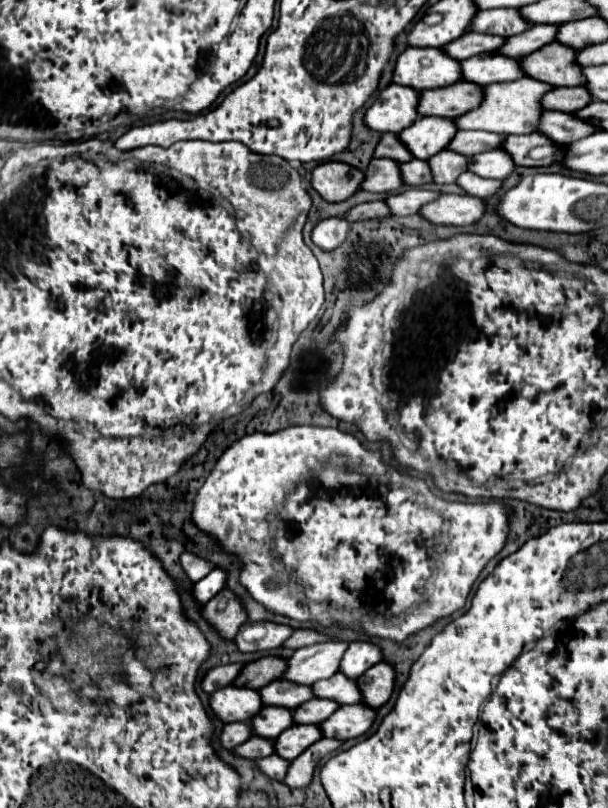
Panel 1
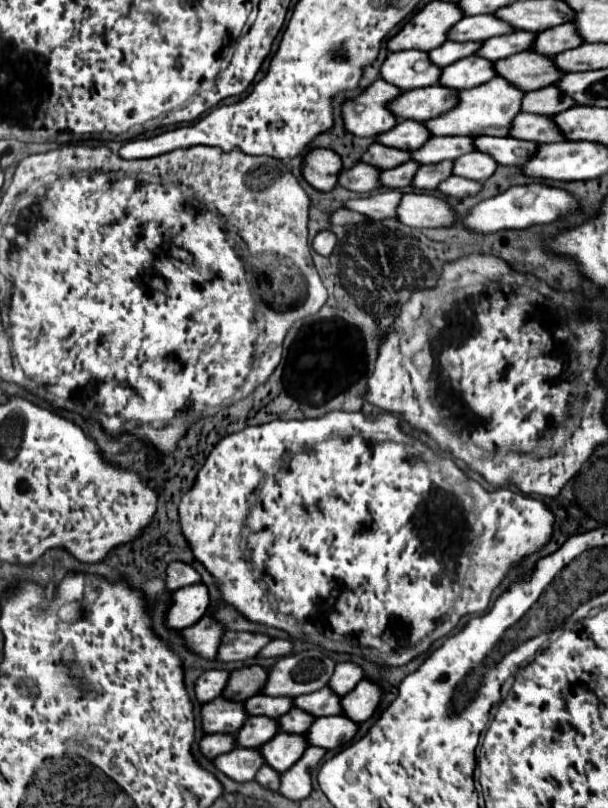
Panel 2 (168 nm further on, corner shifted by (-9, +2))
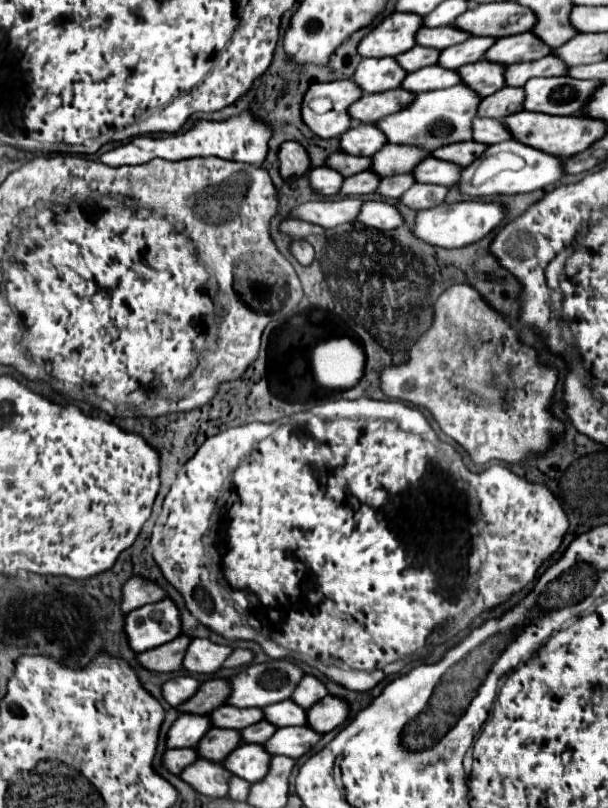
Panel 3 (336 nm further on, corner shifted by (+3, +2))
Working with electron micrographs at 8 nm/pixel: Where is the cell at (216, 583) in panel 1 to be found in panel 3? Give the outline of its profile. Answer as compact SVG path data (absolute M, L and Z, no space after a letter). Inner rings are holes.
M165 597L159 603L149 603L131 611L125 617L125 633L135 653L159 647L181 633L181 613L177 605Z

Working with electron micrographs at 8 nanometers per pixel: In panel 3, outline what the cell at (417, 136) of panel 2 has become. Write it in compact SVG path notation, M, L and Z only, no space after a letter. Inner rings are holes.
M357 123L345 135L341 135L341 151L351 155L375 155L385 143L385 133L375 125Z

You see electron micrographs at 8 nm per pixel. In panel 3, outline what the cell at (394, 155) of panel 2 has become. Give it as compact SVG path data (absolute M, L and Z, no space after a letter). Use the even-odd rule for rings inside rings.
M333 153L329 159L327 159L327 167L331 167L331 169L335 169L335 171L339 171L341 175L345 175L345 177L351 177L351 175L357 175L359 171L365 171L365 169L369 169L369 163L373 163L371 161L371 157L359 157L359 155L345 155L345 153Z

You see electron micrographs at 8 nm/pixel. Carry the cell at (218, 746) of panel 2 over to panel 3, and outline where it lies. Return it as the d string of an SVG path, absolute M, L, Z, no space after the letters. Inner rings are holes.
M193 747L167 749L165 755L163 755L163 765L165 765L171 773L179 775L187 765L195 763L197 759L199 759L199 755L197 755L197 749L193 749Z

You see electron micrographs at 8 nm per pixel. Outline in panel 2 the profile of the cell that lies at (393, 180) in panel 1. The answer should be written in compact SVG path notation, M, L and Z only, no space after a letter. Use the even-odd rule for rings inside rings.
M357 163L349 169L341 169L337 185L355 193L369 193L377 189L377 167L369 167L367 163Z

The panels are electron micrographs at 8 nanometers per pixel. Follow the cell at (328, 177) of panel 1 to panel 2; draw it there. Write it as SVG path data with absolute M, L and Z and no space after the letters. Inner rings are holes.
M311 149L303 159L301 175L317 191L331 191L337 185L337 175L343 169L341 159L331 149Z

